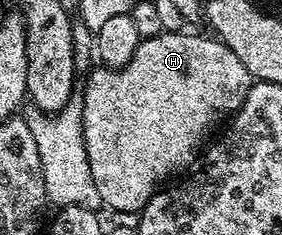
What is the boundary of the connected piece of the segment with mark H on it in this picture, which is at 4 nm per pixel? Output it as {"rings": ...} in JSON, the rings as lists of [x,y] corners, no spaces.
{"rings":[[[189,33],[156,34],[142,41],[135,56],[125,66],[89,70],[83,93],[82,130],[87,160],[102,197],[102,207],[110,206],[121,214],[136,215],[158,190],[178,177],[176,174],[180,170],[188,171],[198,161],[203,150],[201,141],[244,104],[255,79],[247,72],[243,60],[239,60],[239,56],[235,56],[220,38]]]}

